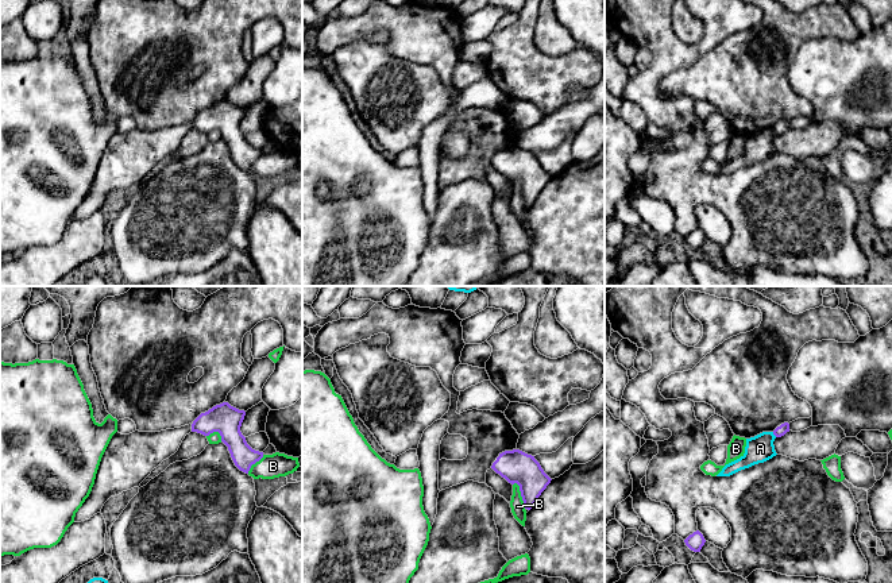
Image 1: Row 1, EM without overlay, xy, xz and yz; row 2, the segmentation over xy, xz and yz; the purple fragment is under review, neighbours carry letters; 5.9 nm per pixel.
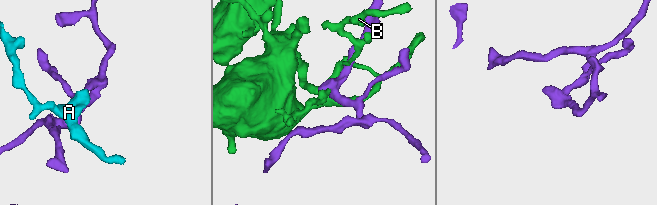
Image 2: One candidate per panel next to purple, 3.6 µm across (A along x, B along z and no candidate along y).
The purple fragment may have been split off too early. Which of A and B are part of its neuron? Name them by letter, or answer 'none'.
none

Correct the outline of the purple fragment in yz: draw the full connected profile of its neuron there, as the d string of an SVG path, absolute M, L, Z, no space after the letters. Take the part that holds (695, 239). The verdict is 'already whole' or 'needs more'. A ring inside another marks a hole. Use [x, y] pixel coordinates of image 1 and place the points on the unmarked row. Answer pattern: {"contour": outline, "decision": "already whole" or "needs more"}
{"contour": "M696 228L692 232L690 232L686 238L684 238L686 243L694 248L694 250L700 250L702 244L704 243L706 238L703 235L703 232Z", "decision": "already whole"}

